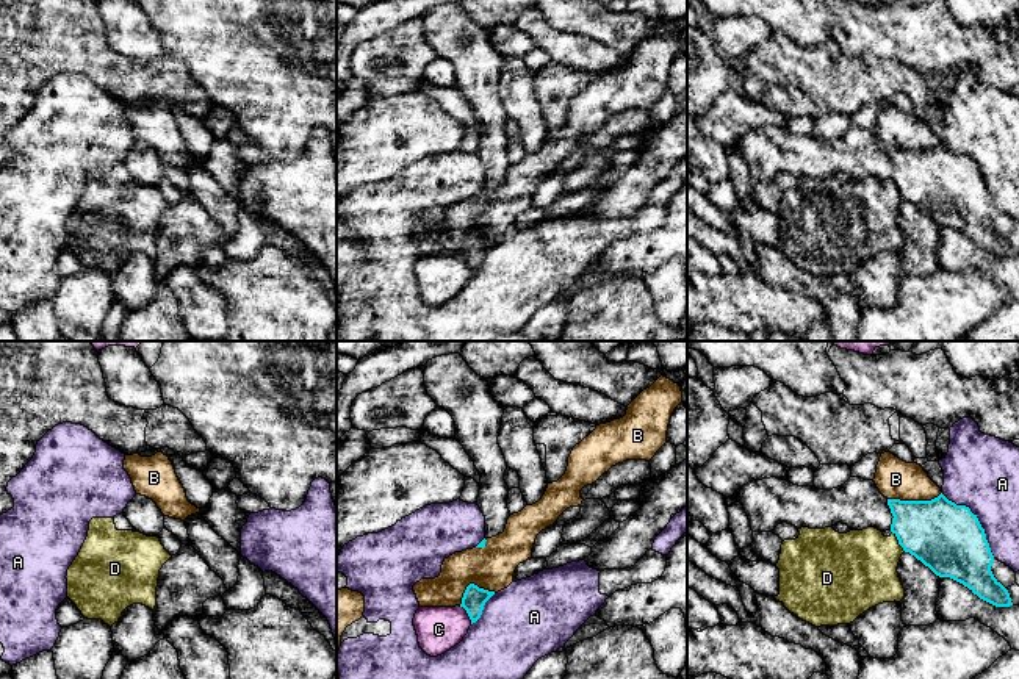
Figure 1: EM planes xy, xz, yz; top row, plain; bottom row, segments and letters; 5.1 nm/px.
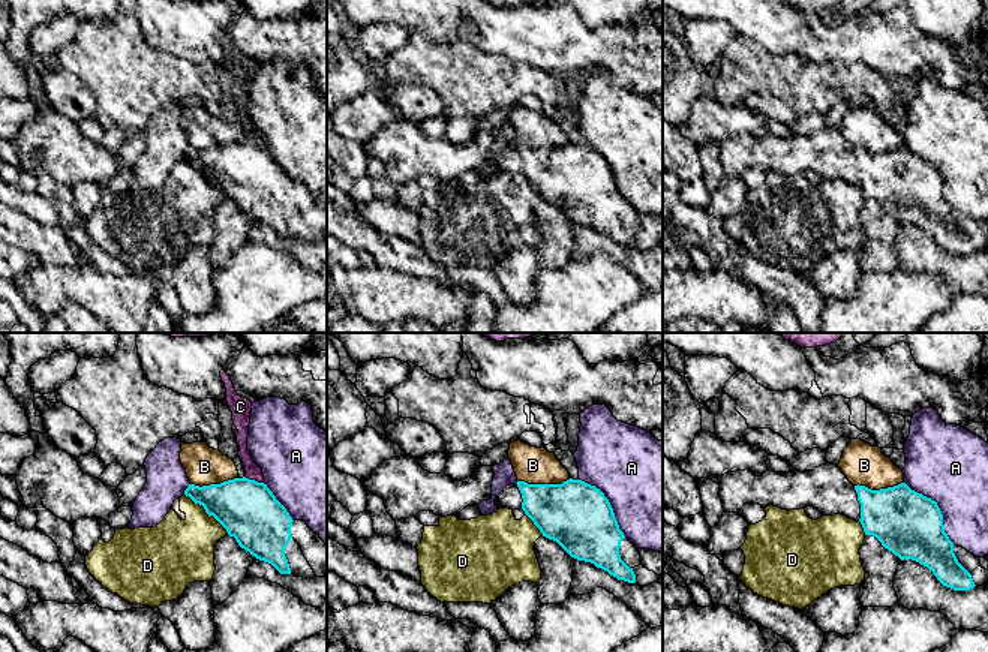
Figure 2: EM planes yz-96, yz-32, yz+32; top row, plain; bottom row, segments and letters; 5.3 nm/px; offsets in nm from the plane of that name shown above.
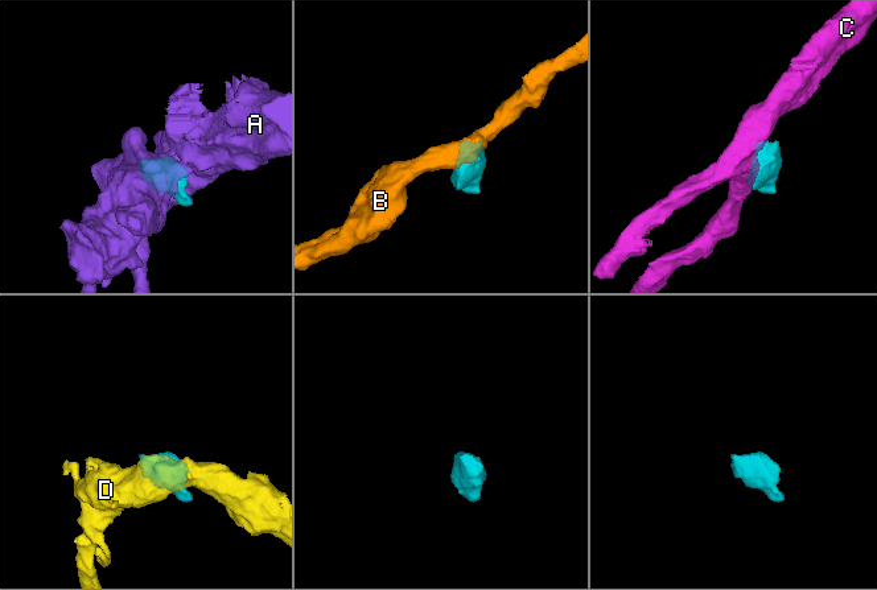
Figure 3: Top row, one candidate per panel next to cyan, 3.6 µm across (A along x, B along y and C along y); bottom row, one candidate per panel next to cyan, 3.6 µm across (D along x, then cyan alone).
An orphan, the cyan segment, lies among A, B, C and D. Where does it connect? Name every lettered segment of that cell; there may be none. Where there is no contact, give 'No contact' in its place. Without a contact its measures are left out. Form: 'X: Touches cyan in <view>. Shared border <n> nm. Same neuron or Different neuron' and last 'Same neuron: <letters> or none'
A: Touches cyan in yz. Shared border 440 nm. Different neuron
B: Touches cyan in yz. Shared border 280 nm. Different neuron
C: Touches cyan in xz. Shared border 120 nm. Different neuron
D: Touches cyan in yz. Shared border 120 nm. Different neuron
Same neuron: none

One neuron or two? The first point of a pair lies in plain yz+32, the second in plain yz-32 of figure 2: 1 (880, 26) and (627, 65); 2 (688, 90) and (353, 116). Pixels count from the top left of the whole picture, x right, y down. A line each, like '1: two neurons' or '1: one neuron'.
1: one neuron
2: two neurons

